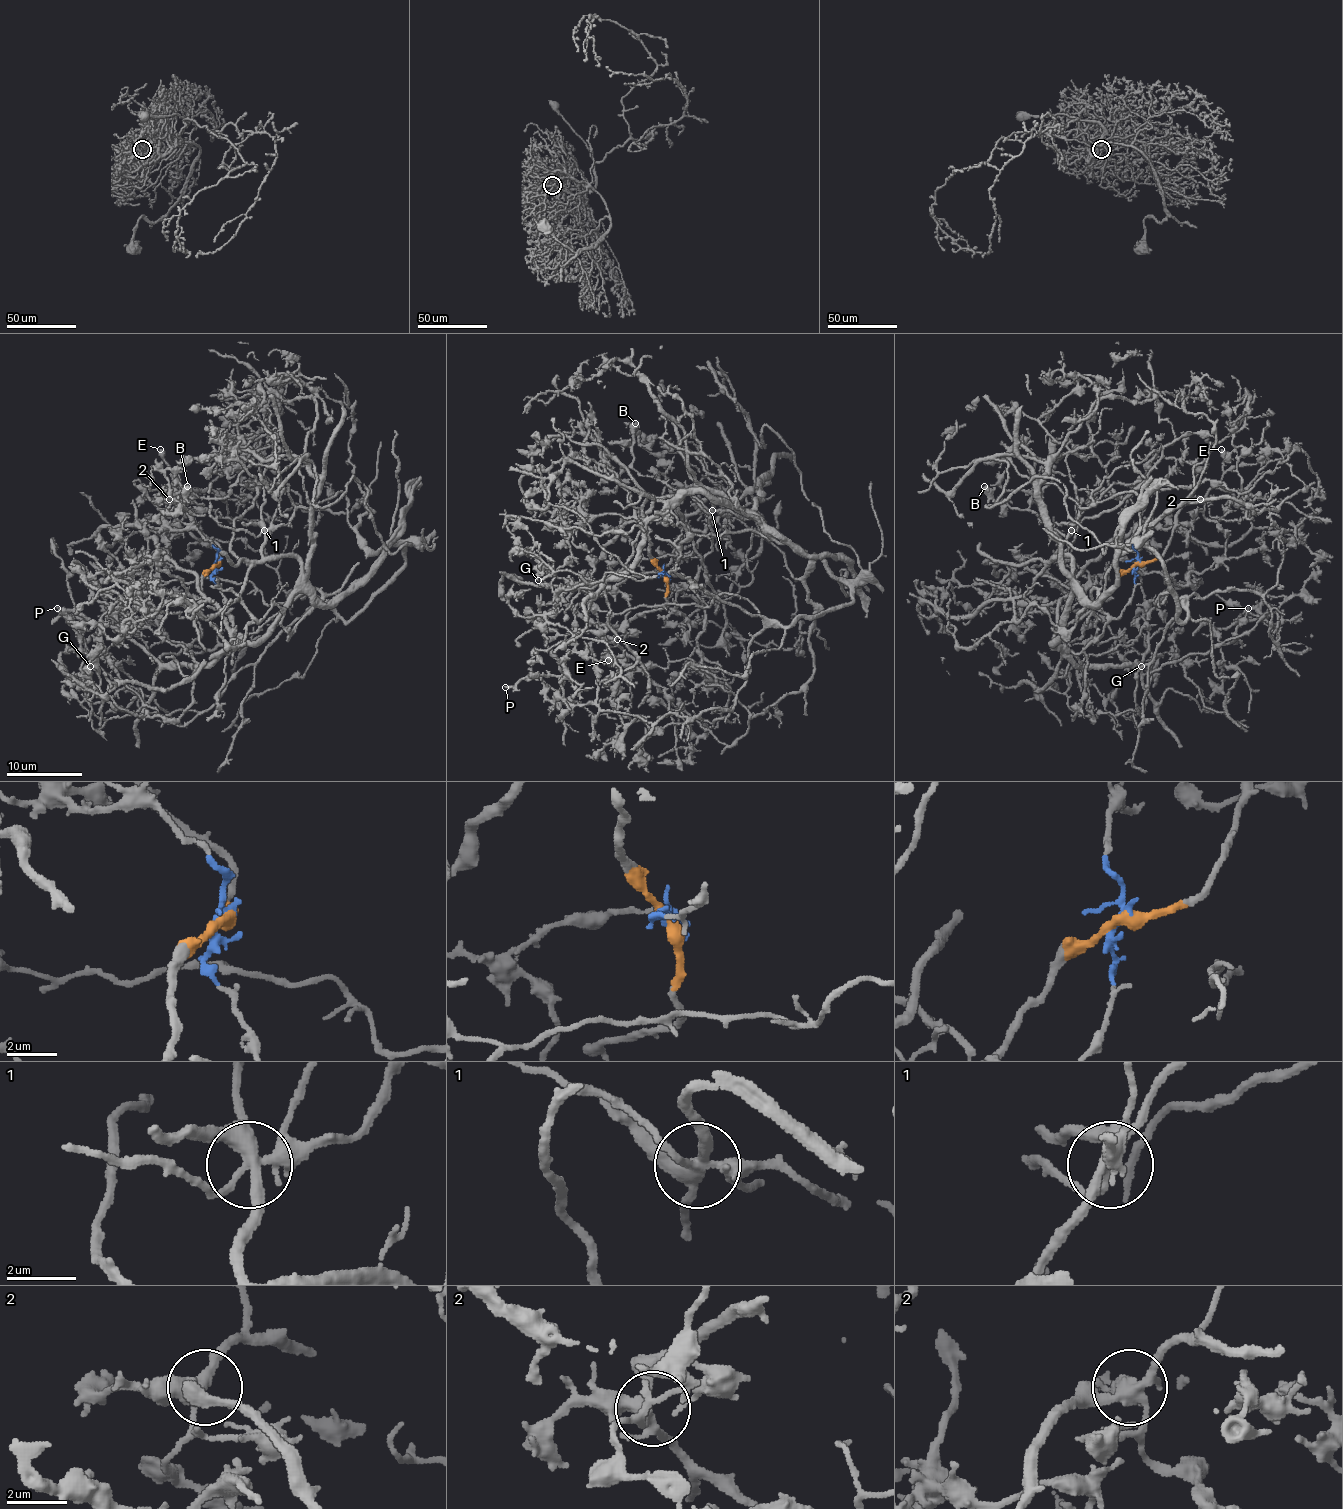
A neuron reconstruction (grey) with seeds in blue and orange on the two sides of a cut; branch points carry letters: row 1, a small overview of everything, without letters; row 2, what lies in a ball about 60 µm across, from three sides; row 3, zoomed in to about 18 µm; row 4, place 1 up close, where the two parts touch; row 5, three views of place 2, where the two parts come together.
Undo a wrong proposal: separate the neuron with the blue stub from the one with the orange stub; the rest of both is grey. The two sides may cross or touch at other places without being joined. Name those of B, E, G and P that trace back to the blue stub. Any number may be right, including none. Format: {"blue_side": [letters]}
{"blue_side": ["B", "G", "P"]}

